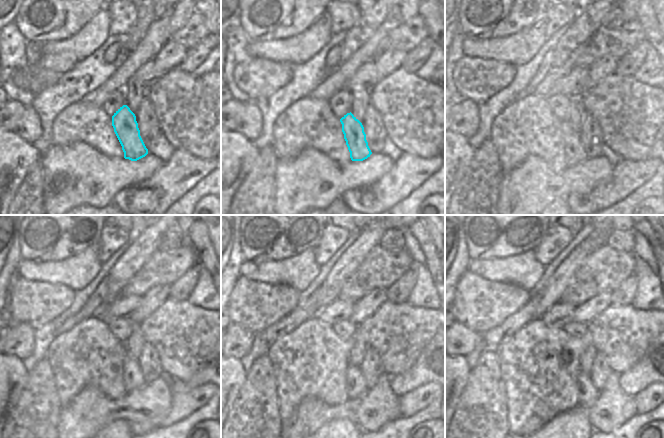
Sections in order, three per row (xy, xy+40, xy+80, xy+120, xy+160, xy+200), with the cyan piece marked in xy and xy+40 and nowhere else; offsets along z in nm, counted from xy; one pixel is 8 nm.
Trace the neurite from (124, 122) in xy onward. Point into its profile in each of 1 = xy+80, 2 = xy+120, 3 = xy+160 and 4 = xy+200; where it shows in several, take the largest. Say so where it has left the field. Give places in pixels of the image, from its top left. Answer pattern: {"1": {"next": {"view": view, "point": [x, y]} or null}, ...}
{"1": {"next": {"view": "xy+80", "point": [578, 149]}}, "2": {"next": {"view": "xy+120", "point": [133, 378]}}, "3": {"next": {"view": "xy+160", "point": [356, 387]}}, "4": {"next": {"view": "xy+200", "point": [587, 393]}}}

